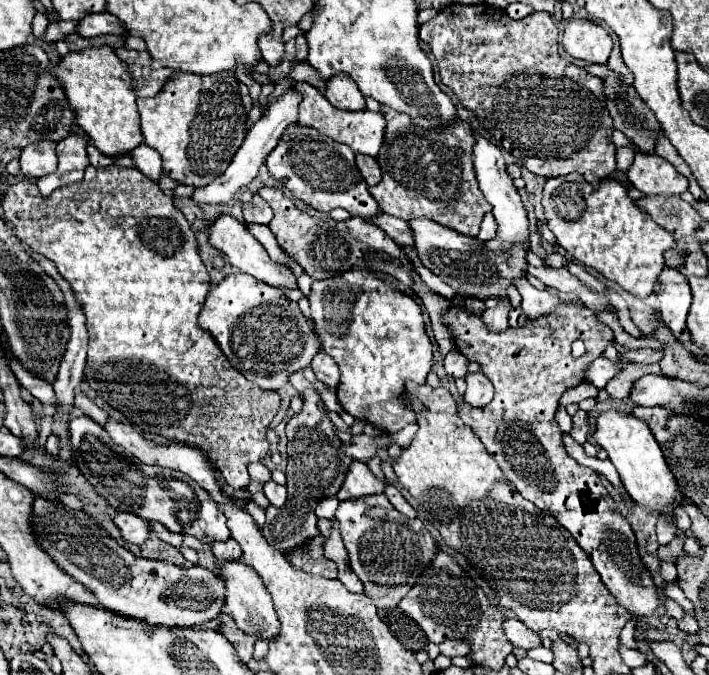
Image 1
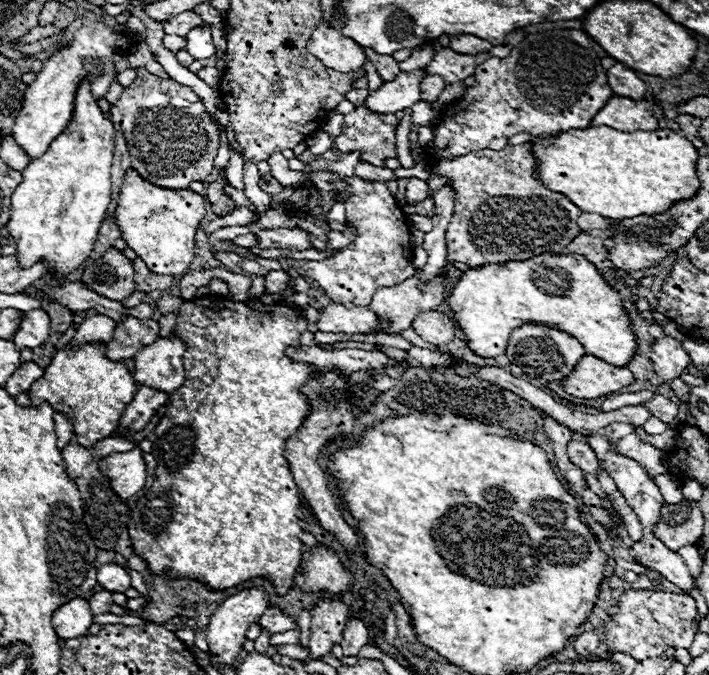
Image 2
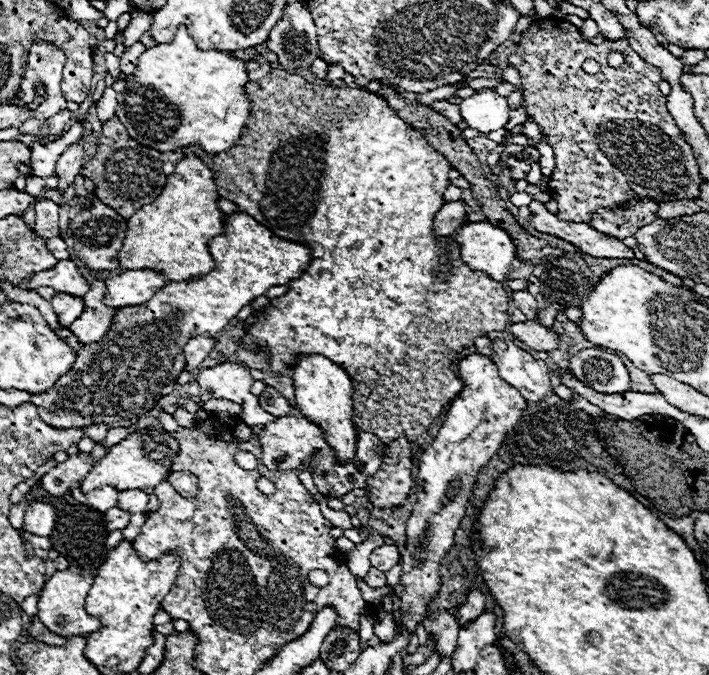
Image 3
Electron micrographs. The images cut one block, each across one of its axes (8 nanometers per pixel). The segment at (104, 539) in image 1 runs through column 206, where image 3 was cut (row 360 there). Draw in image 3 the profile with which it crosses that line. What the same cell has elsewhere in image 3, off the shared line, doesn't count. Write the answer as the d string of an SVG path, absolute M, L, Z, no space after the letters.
M588 348L574 354L568 370L584 386L596 388L596 392L624 392L624 388L630 388L630 374L622 360L600 348Z

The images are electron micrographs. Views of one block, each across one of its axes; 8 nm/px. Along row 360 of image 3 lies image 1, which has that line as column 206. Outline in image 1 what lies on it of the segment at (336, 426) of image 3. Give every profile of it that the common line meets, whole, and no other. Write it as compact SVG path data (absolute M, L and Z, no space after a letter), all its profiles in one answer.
M244 272L226 276L208 292L198 314L198 326L216 340L240 374L268 390L288 384L288 376L310 366L314 354L320 350L320 340L298 304L288 300L282 290L262 284Z

